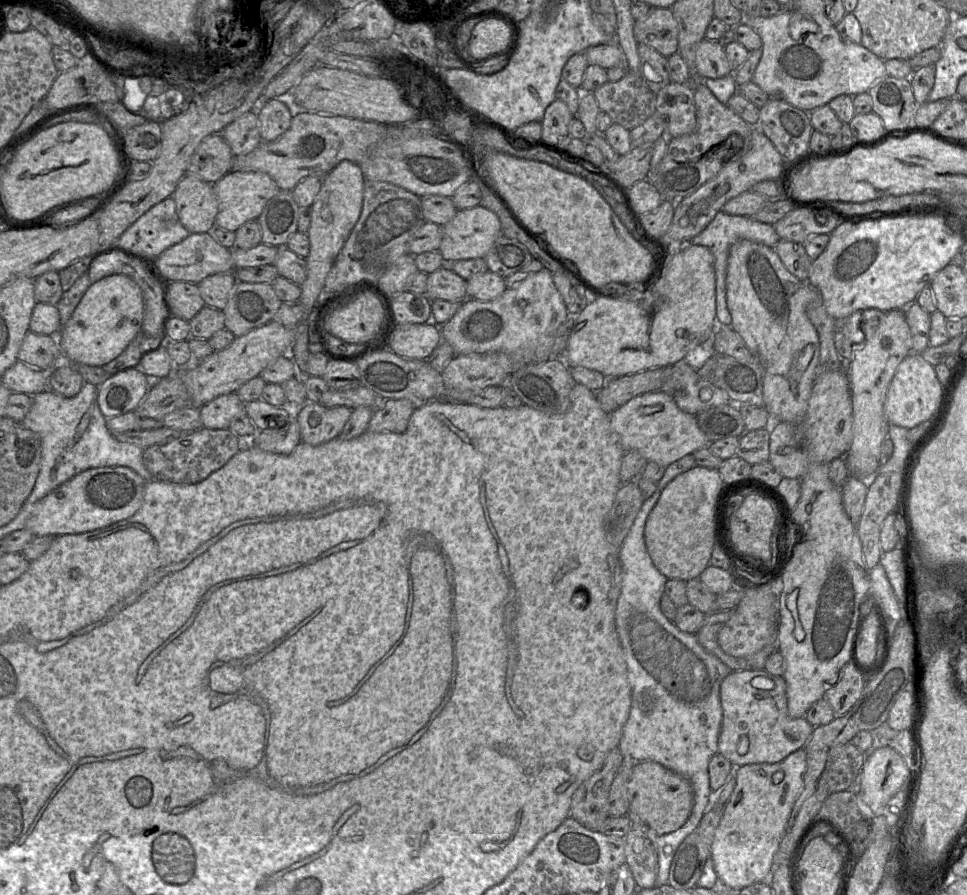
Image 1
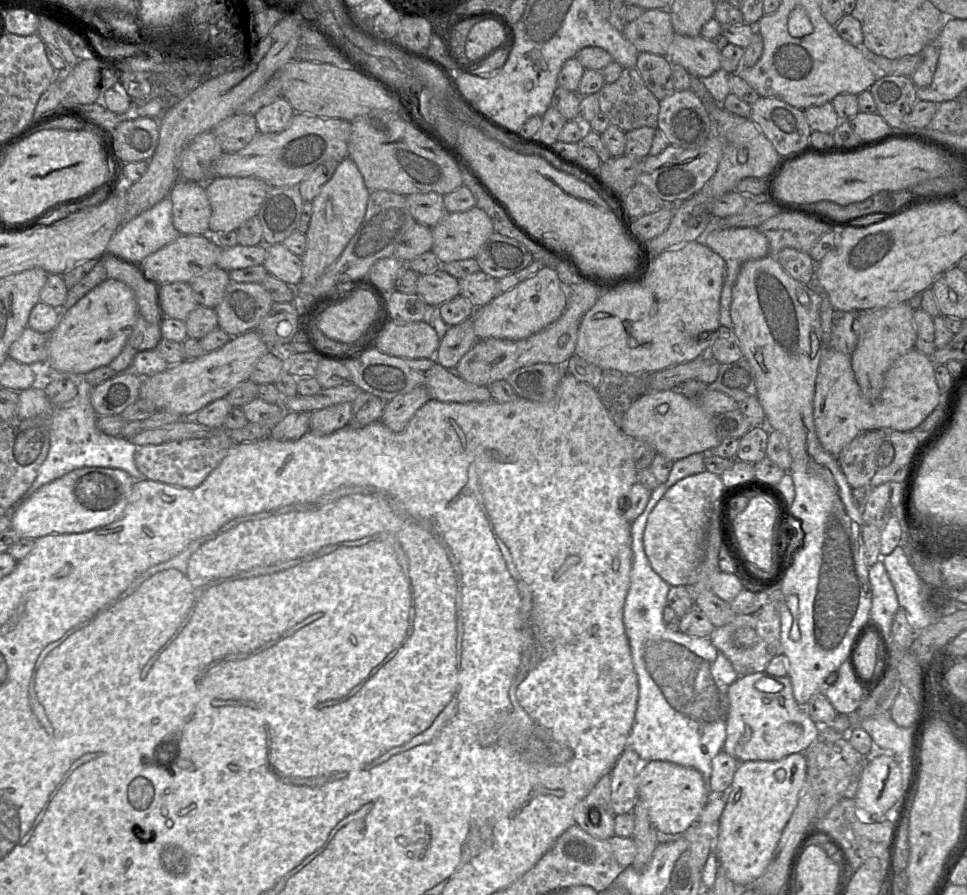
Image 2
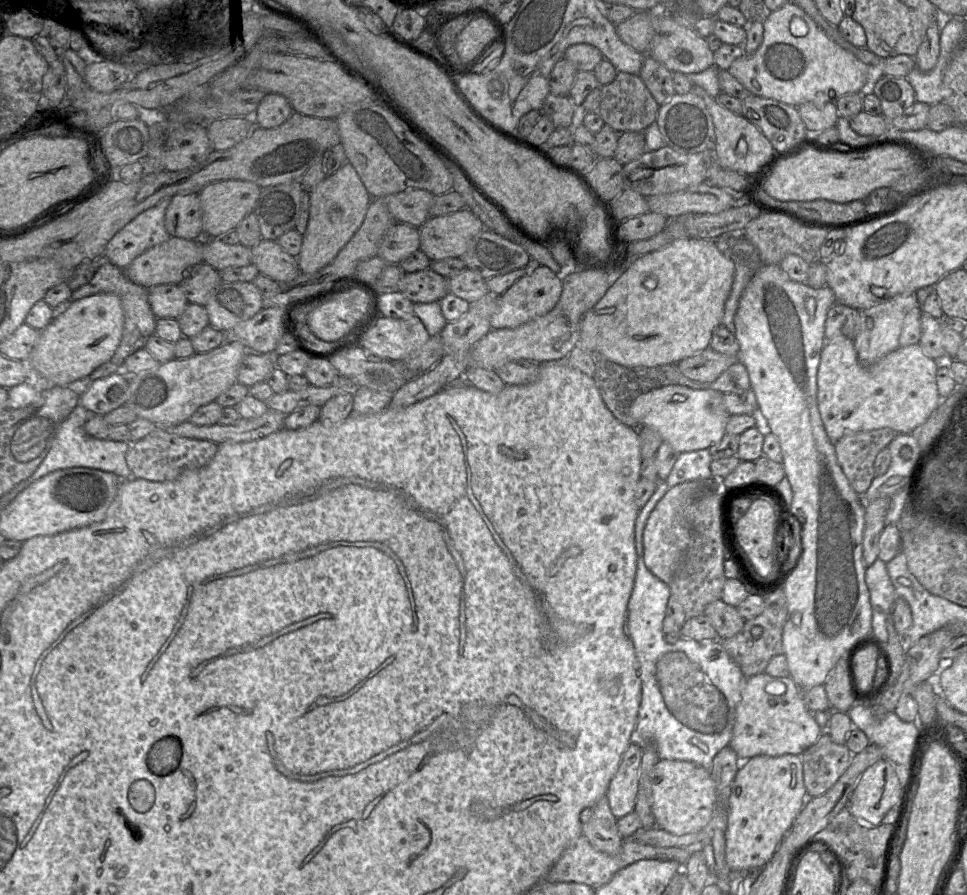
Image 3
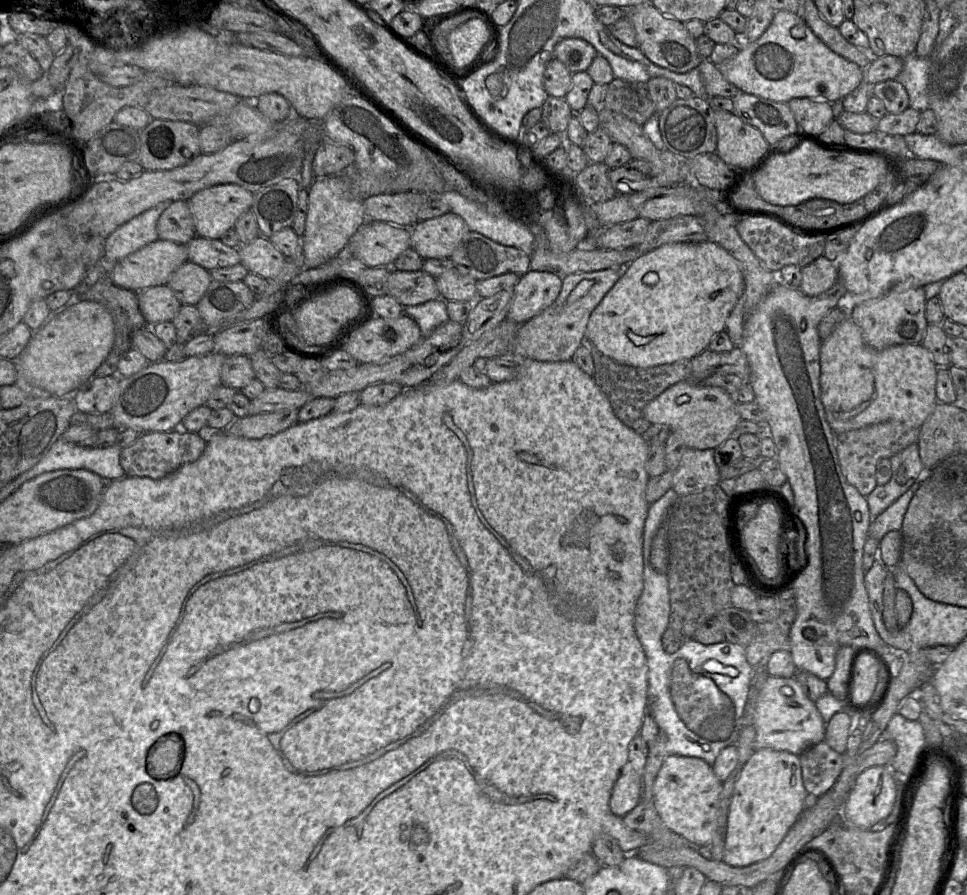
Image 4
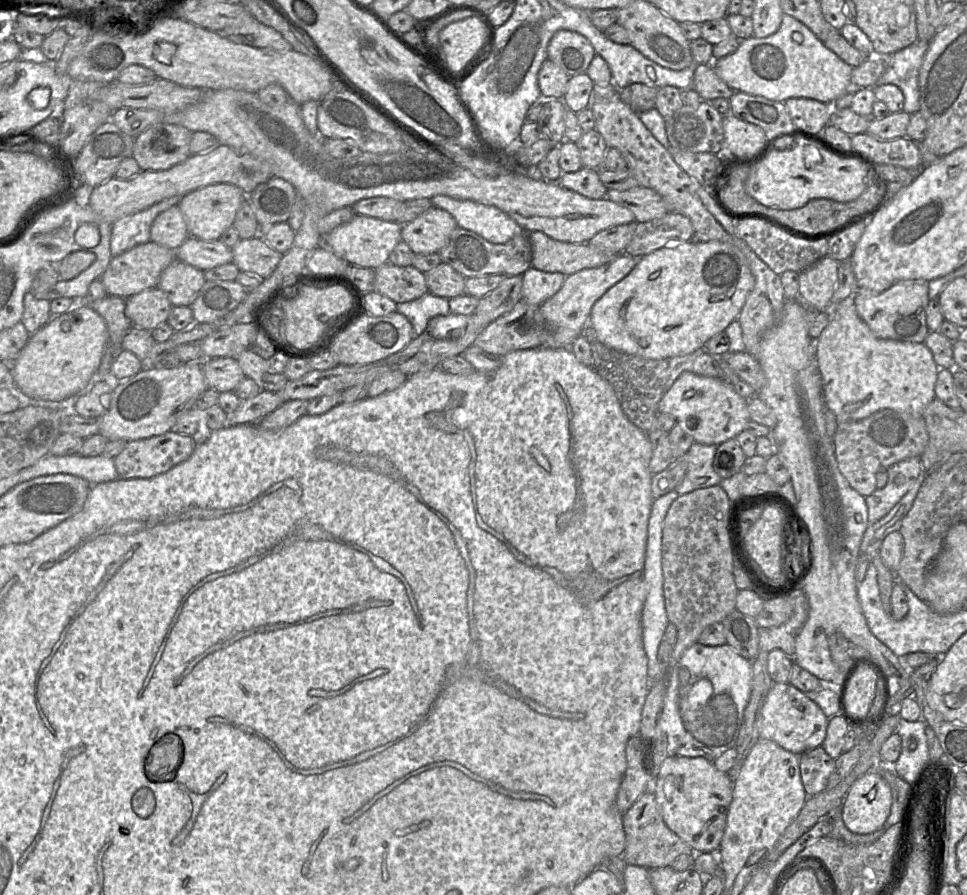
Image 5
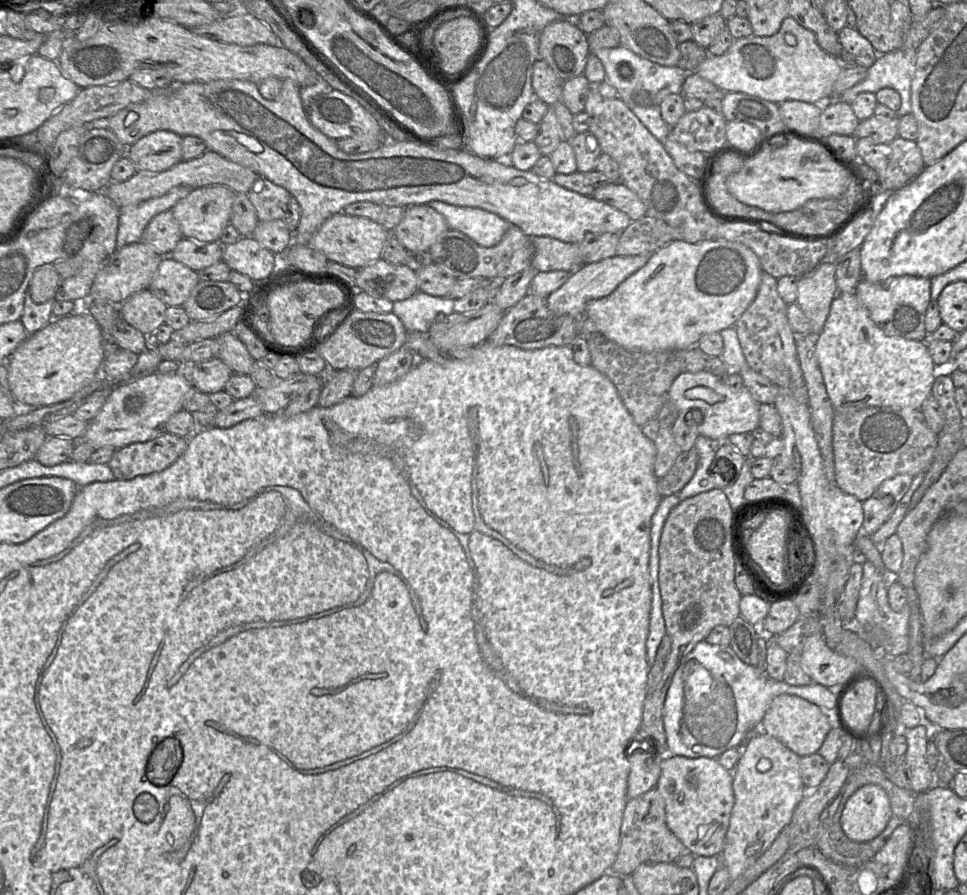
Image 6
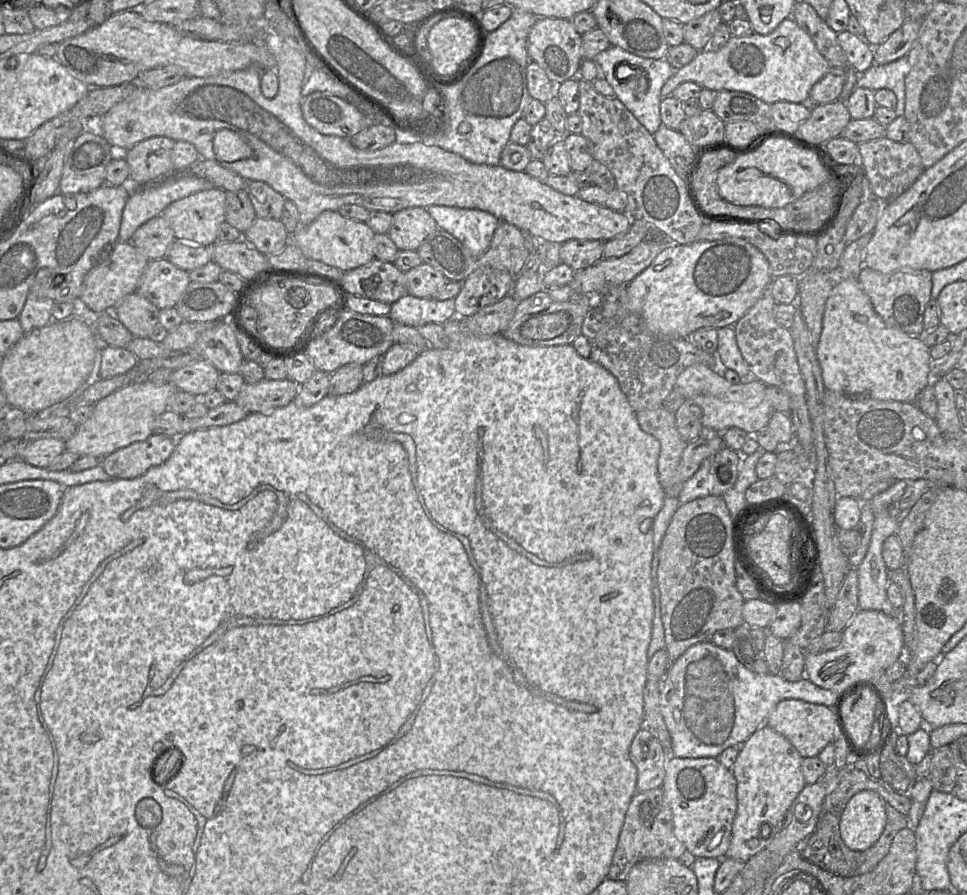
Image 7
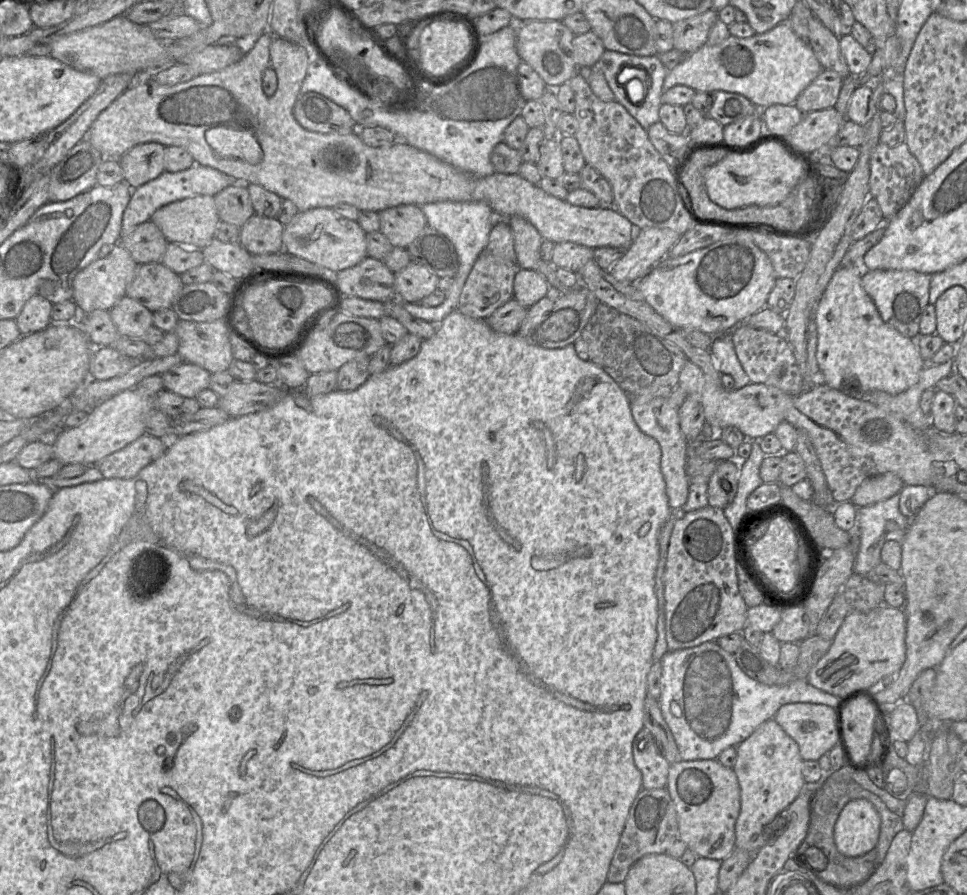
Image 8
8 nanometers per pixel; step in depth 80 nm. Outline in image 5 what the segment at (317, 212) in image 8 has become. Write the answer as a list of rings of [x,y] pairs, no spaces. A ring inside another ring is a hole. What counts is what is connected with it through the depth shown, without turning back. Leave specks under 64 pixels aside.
[[[355,214],[354,217],[322,238],[322,244],[351,265],[376,269],[388,262],[390,253],[402,240],[402,225],[397,222]]]

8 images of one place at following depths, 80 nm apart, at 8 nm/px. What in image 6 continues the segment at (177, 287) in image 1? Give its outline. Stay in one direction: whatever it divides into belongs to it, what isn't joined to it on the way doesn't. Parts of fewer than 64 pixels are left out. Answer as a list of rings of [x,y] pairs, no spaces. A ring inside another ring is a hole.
[[[144,289],[129,297],[118,307],[120,317],[146,336],[165,321],[167,305],[150,290]]]

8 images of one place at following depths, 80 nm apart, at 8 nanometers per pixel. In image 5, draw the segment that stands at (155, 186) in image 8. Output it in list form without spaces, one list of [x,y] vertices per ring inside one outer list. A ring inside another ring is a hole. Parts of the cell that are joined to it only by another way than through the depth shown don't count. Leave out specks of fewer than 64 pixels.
[[[181,197],[166,198],[145,210],[115,221],[110,240],[111,256],[116,257],[137,245],[150,242],[150,230],[155,218],[173,205],[178,205]]]

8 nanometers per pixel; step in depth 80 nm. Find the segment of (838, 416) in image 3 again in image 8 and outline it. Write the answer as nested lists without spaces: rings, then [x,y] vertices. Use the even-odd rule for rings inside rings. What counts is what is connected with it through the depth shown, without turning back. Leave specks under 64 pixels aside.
[[[858,264],[843,265],[833,275],[827,288],[825,289],[816,309],[816,325],[818,332],[818,344],[816,351],[816,359],[820,369],[820,380],[829,387],[845,393],[871,393],[876,391],[886,392],[888,394],[899,394],[913,385],[919,380],[919,375],[922,369],[926,366],[926,362],[922,359],[919,350],[915,344],[915,340],[903,336],[899,331],[892,326],[886,324],[881,318],[873,300],[867,294],[861,282],[861,269]]]

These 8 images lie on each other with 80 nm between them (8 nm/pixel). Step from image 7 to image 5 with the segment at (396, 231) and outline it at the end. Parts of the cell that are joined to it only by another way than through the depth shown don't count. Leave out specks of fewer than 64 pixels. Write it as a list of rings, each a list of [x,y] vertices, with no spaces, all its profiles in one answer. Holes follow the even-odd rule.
[[[432,206],[417,218],[402,225],[401,238],[415,254],[437,253],[457,228],[454,217]]]

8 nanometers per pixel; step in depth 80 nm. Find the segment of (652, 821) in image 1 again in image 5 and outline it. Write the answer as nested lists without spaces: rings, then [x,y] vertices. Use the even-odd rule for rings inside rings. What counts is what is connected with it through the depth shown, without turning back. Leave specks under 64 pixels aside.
[[[668,755],[652,786],[664,822],[694,852],[718,850],[733,796],[733,782],[704,757]]]

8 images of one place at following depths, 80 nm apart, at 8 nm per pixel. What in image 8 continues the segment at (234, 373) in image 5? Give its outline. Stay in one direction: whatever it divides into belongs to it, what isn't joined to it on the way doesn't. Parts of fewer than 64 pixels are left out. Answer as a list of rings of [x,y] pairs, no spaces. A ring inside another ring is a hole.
[[[185,362],[161,374],[164,389],[184,398],[195,398],[200,391],[209,388],[210,376],[204,368]]]

